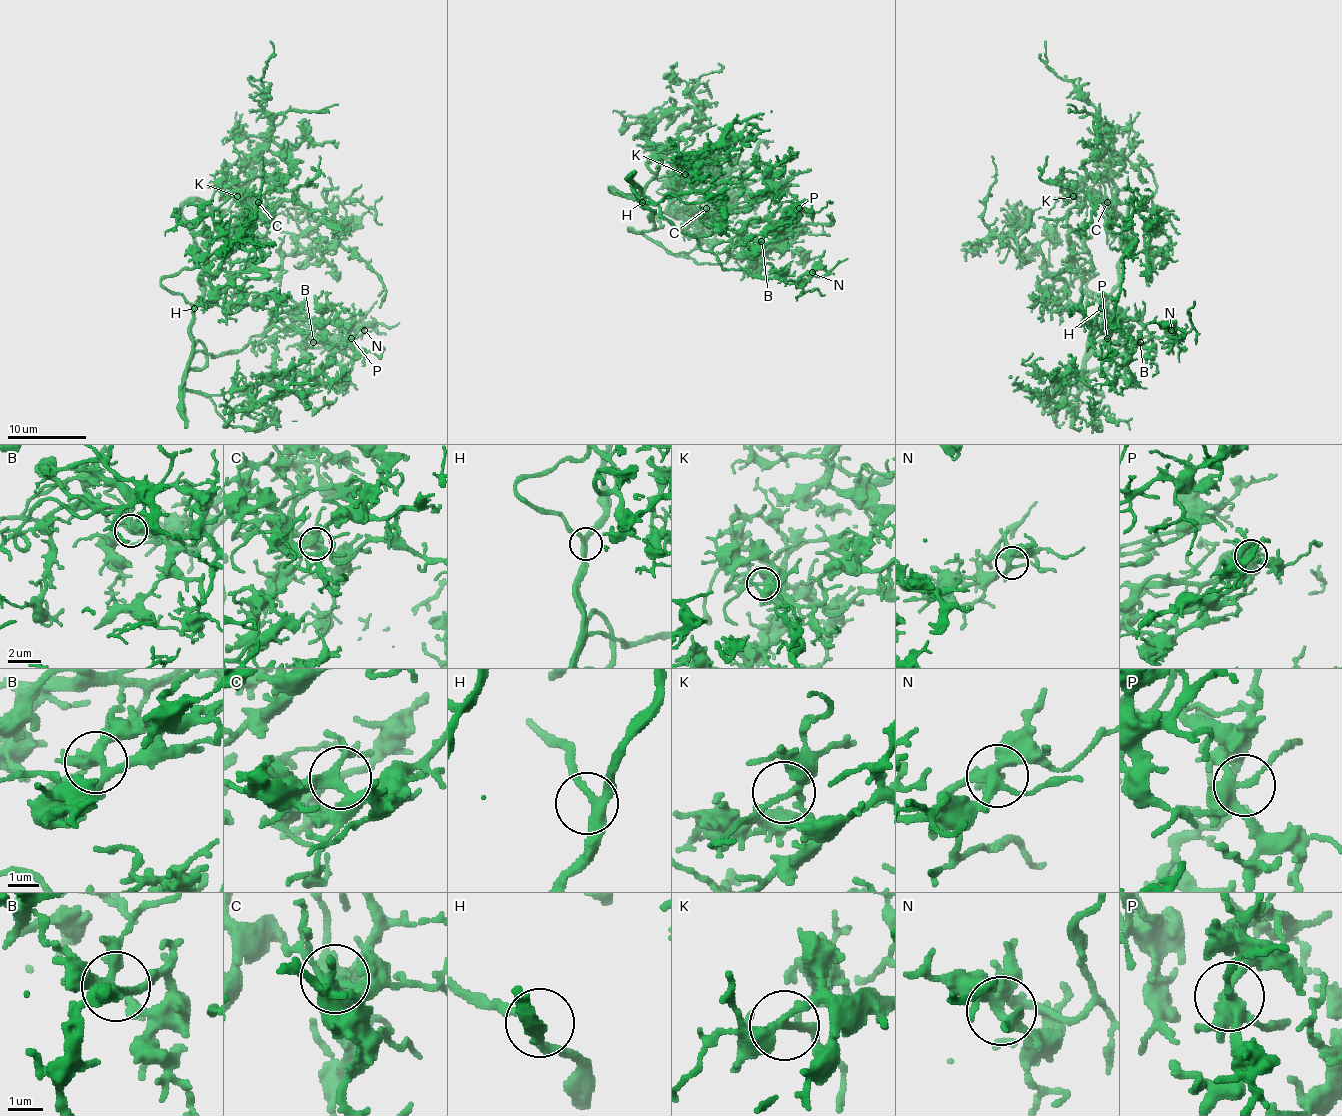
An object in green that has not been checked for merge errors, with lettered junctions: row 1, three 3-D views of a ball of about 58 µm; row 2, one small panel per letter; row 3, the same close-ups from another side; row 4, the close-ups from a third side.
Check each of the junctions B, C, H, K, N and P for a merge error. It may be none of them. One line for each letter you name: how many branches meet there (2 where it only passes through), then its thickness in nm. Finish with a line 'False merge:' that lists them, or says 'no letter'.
False merge: no letter

